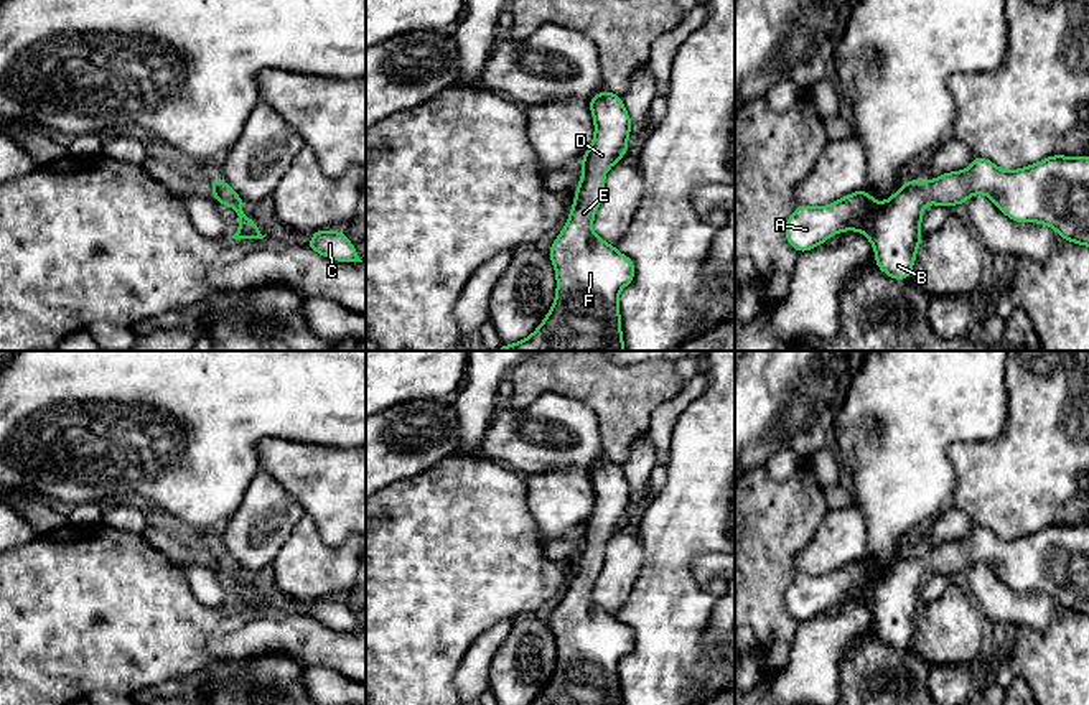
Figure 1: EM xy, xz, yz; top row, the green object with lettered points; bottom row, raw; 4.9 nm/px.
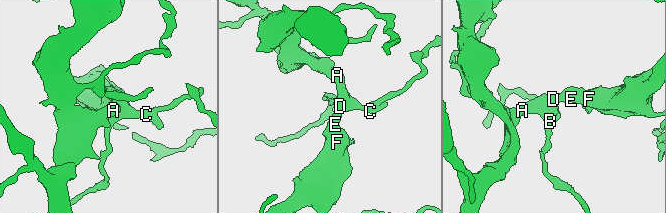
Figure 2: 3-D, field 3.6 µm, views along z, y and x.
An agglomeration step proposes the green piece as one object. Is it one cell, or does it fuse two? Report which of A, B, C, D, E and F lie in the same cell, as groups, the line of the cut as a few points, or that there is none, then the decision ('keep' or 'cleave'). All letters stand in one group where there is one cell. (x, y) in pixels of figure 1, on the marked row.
groups A B C D E F; cut none; keep

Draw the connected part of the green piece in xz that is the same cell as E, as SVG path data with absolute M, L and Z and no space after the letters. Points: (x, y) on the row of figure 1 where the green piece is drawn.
M610 91L596 94L588 105L595 120L595 137L582 158L583 173L568 221L549 252L557 275L554 305L527 339L502 344L498 351L624 351L618 296L621 288L634 280L634 262L601 240L591 231L591 224L603 201L605 173L629 150L628 135L633 124L623 99Z

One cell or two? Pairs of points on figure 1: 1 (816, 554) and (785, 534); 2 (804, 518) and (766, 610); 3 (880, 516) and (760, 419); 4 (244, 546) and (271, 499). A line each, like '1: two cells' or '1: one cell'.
1: two cells
2: one cell
3: two cells
4: one cell

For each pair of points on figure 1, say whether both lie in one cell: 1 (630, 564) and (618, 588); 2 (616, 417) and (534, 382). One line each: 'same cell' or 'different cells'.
1: same cell
2: same cell

